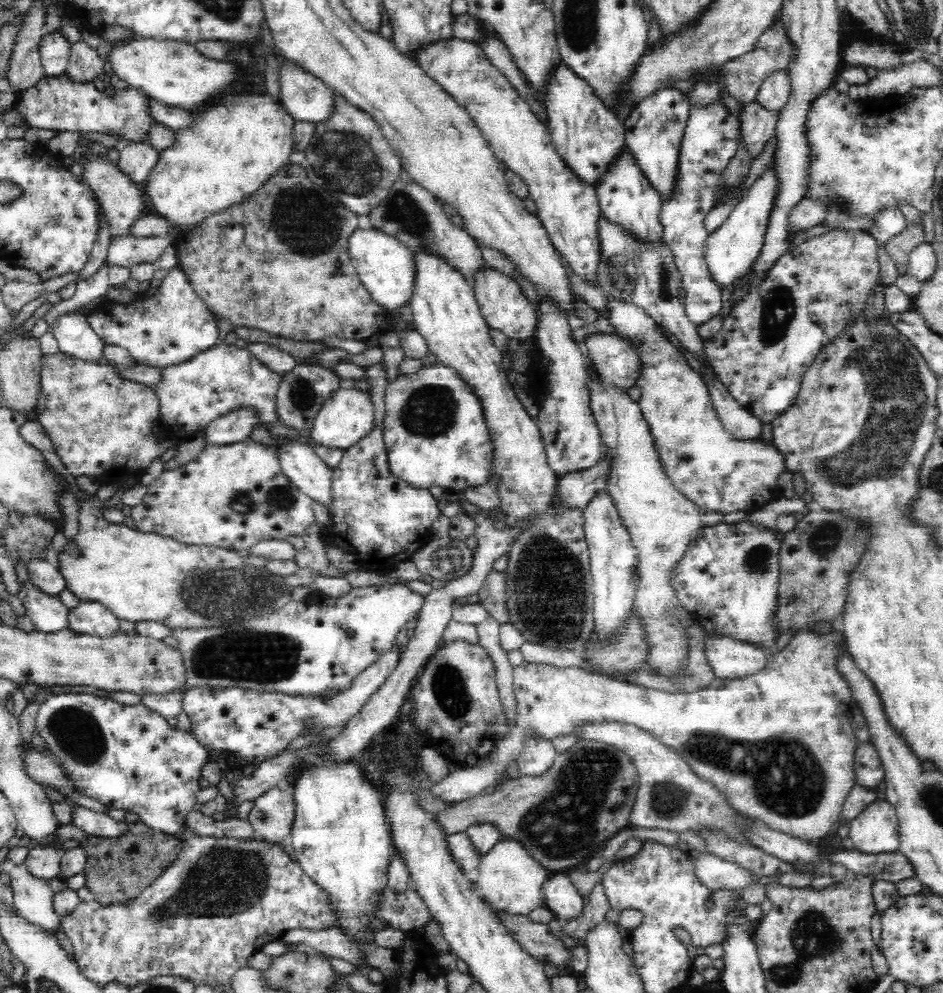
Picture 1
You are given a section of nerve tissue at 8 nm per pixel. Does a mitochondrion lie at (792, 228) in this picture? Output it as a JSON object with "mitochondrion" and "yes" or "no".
{"mitochondrion":"no"}

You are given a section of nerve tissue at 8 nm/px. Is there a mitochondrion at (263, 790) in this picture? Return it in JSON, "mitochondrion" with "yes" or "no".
{"mitochondrion":"no"}

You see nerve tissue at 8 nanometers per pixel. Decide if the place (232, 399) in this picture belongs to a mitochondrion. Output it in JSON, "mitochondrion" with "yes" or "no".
{"mitochondrion":"no"}

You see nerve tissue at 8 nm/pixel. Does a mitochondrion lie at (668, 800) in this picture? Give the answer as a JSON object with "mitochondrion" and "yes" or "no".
{"mitochondrion":"yes"}

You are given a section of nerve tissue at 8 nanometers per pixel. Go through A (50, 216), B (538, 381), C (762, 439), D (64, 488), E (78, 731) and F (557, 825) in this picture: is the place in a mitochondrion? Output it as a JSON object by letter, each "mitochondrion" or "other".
{"A":"mitochondrion","B":"other","C":"other","D":"other","E":"mitochondrion","F":"mitochondrion"}

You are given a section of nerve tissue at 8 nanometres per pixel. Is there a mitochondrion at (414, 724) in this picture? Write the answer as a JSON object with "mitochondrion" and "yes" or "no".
{"mitochondrion":"no"}

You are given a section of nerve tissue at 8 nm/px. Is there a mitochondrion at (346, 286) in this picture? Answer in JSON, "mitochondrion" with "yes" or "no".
{"mitochondrion":"no"}

